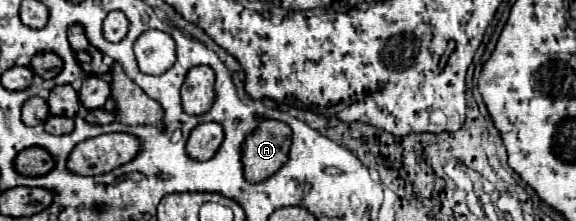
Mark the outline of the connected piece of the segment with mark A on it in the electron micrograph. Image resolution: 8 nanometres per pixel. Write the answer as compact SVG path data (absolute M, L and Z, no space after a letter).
M263 120L243 146L245 178L249 182L271 178L289 160L291 136L293 132L285 122Z

